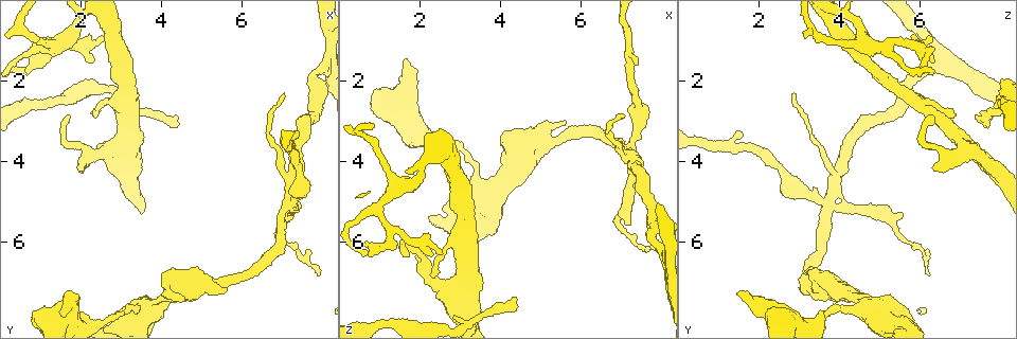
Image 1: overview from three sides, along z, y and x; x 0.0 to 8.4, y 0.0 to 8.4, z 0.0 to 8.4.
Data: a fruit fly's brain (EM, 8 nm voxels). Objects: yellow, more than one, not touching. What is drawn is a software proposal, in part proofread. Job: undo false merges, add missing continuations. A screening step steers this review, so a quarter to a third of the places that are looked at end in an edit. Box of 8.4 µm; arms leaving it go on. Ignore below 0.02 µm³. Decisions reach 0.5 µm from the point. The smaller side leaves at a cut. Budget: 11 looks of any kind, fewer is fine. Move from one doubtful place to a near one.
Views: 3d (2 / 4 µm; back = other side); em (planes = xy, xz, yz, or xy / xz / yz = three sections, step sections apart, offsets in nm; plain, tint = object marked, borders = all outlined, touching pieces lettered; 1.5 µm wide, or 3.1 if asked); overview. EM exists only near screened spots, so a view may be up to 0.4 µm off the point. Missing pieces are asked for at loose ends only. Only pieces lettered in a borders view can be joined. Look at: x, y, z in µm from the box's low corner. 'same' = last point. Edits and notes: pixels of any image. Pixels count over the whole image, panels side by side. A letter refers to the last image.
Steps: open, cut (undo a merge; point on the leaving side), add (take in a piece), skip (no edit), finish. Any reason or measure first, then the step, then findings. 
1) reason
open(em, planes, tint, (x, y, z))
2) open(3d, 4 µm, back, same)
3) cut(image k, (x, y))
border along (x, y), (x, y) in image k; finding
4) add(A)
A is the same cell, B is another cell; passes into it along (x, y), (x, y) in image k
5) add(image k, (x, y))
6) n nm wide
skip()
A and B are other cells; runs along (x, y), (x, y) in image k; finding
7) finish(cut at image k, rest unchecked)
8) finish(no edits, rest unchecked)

four or more arms meet
open(em, planes, borders, (7.15, 5.10, 3.75))

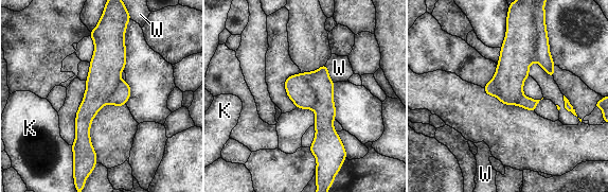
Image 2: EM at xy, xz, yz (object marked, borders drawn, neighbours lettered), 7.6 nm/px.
W touches over 160 nm
cut(image 2, (320, 82))
K and W are other cells; the part that leaves runs along (324, 69), (321, 156) in image 2; a second neuron is stuck on

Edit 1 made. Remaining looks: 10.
open(overview)

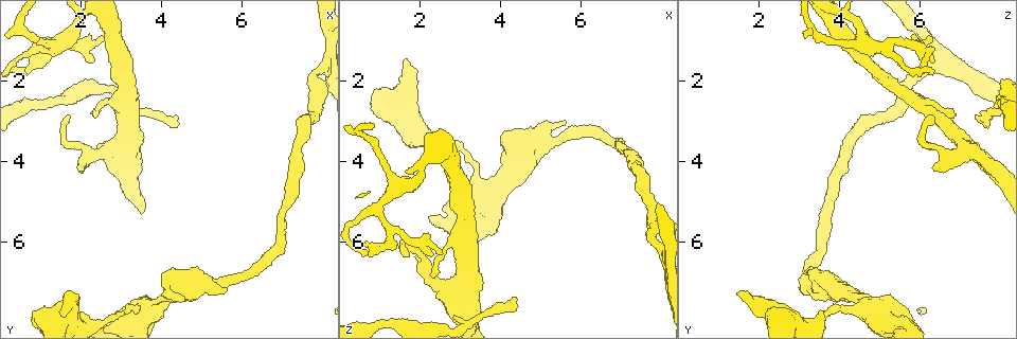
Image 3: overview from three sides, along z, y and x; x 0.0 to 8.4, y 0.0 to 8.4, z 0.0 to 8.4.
free end
open(3d, 4 µm, back, (4.35, 3.05, 7.50))

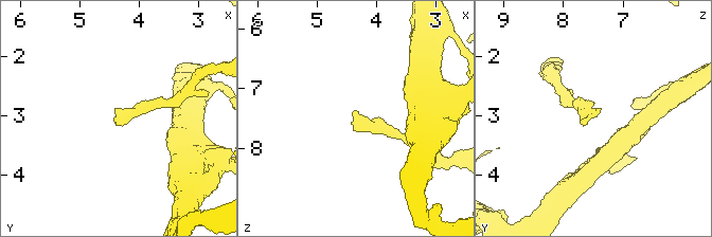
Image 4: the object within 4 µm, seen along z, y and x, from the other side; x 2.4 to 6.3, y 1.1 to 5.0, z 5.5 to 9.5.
shape alone is not enough
open(em, planes, plain, (4.40, 3.05, 7.55))

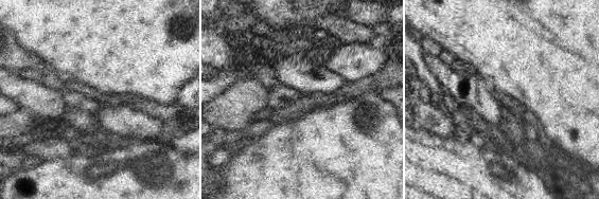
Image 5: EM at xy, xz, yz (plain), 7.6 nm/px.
see the neighbours
open(em, planes, borders, same)

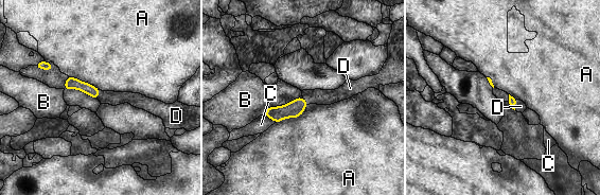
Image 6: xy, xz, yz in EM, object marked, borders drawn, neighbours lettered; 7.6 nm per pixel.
add(D)
D is the same cell, A, B and C are other cells; passes into it along (512, 101), (515, 104), (521, 106) in image 6; it goes on there

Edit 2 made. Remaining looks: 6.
see it whole again
open(overview)

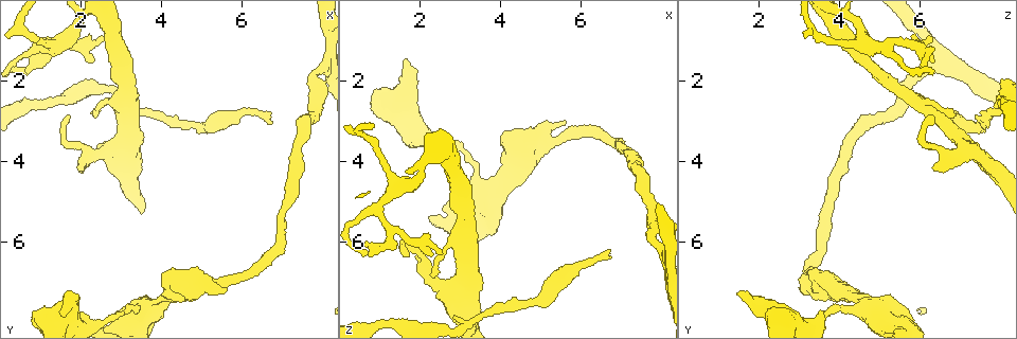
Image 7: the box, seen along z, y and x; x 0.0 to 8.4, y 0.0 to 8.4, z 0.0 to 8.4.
thin end
open(3d, 2 µm, back, (1.90, 4.15, 6.40))

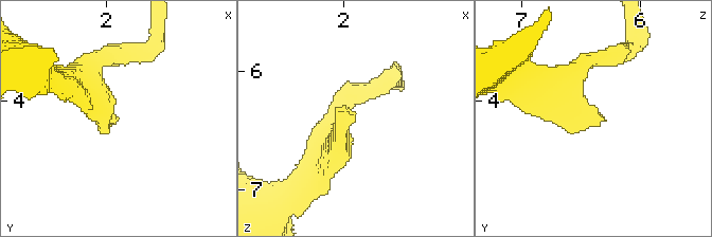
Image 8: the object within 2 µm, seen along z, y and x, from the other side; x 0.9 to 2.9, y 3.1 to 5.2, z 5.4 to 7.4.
open(em, yz, step 4, plain, (1.88, 4.16, 6.36))

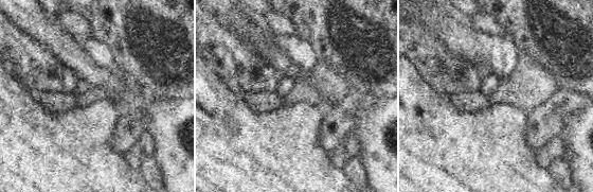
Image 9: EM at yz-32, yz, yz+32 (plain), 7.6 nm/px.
see the neighbours
open(em, yz, step 4, borders, same)

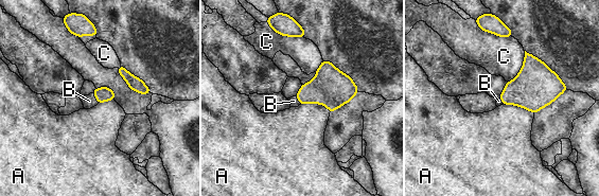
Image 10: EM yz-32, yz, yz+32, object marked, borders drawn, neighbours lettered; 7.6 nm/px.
110 nm wide; C touches over 280 nm
add(B)
B is the same cell, A and C are other cells; the neuron continues

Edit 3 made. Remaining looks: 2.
finish(cut at image 2, add at image 6, add at image 10, rest unchecked)

